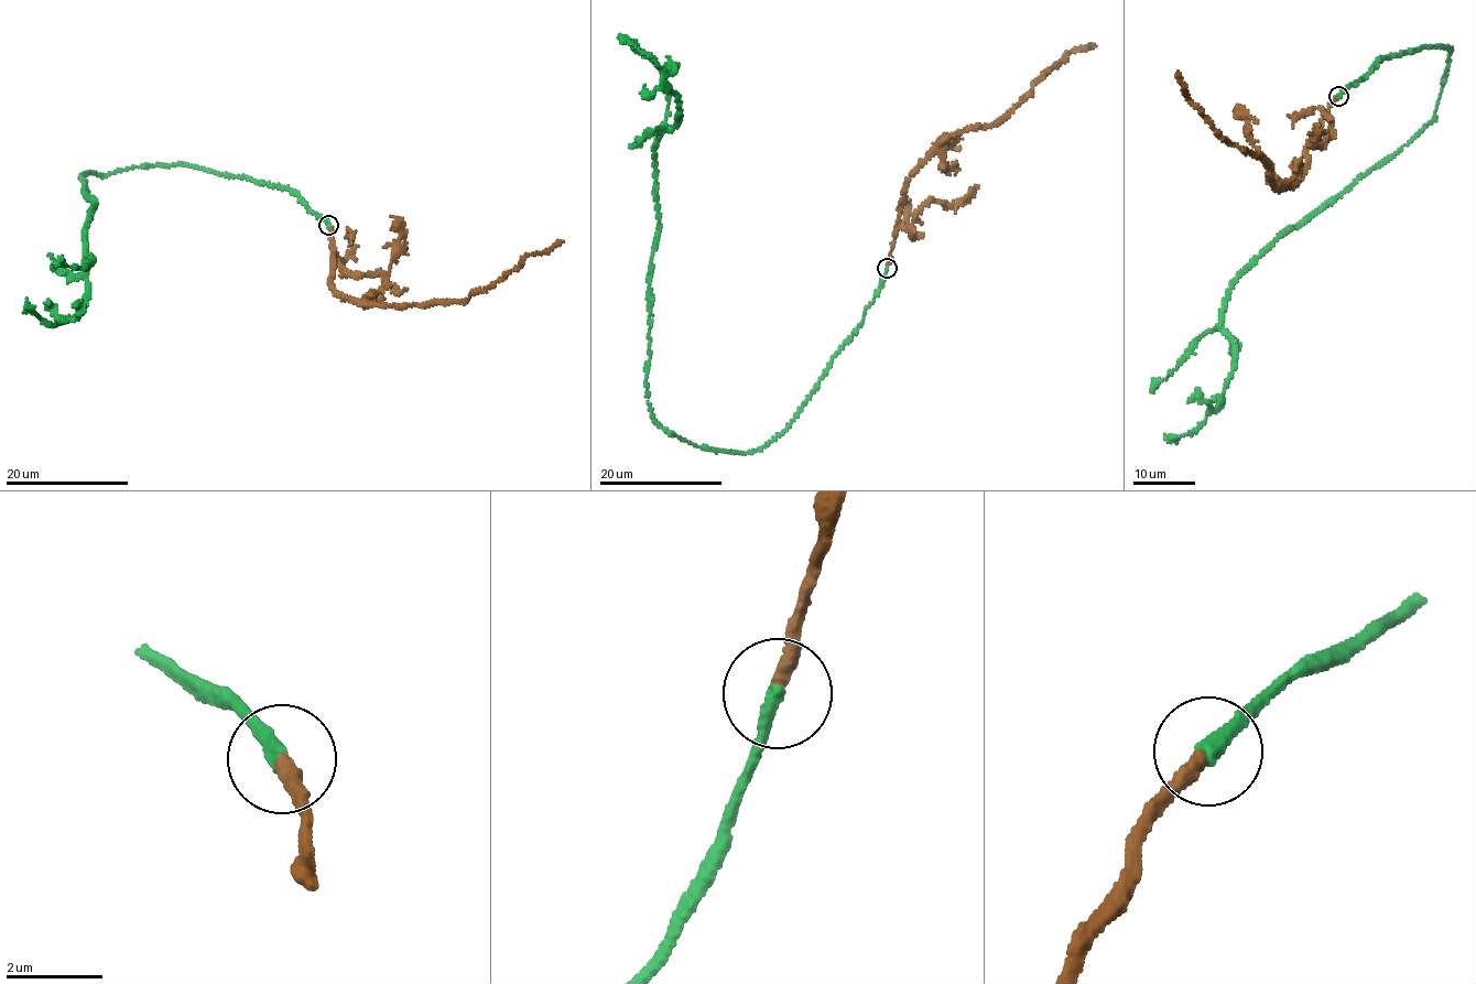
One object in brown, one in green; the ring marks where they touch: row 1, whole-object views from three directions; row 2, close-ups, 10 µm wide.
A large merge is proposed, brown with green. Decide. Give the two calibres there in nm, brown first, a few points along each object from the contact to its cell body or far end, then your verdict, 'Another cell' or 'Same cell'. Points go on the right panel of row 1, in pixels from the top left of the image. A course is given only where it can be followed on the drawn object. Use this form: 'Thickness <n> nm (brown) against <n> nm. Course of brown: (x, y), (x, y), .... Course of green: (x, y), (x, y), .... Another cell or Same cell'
Thickness 300 nm (brown) against 340 nm. Course of brown: (1337, 96), (1308, 149), (1302, 177), (1280, 188), (1271, 165), (1213, 129), (1178, 71). Course of green: (1338, 96), (1376, 61), (1450, 47), (1428, 123), (1236, 279), (1222, 401), (1195, 430), (1163, 434). Same cell

